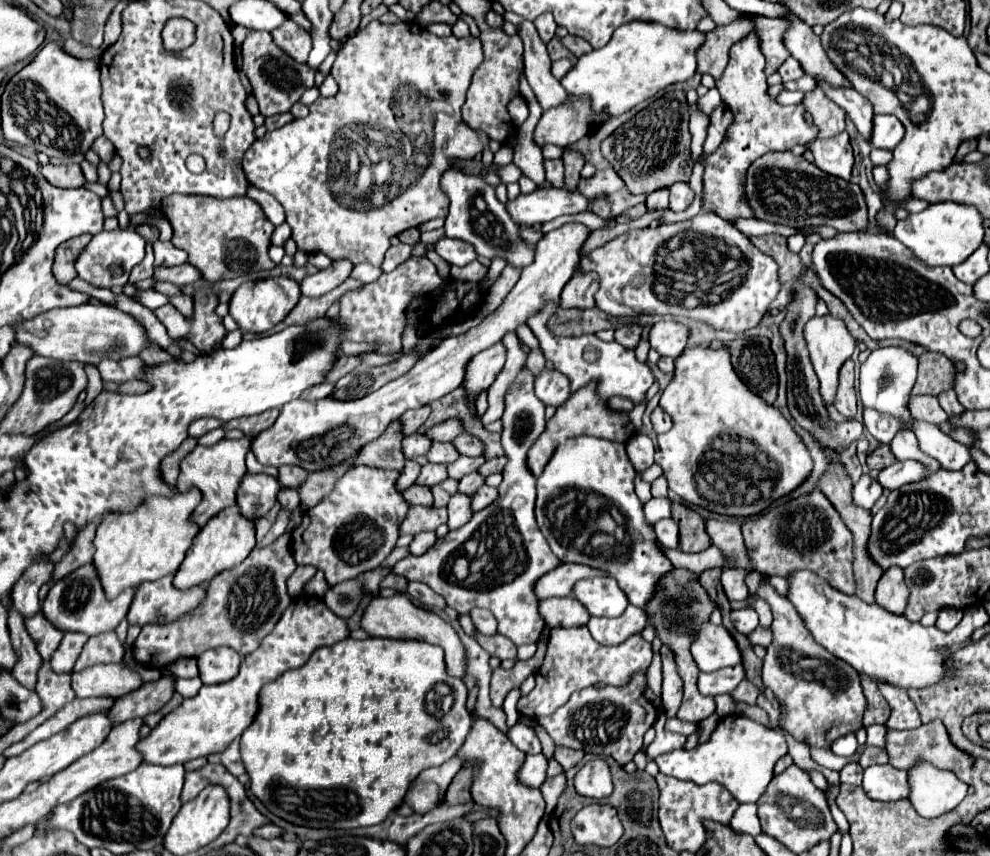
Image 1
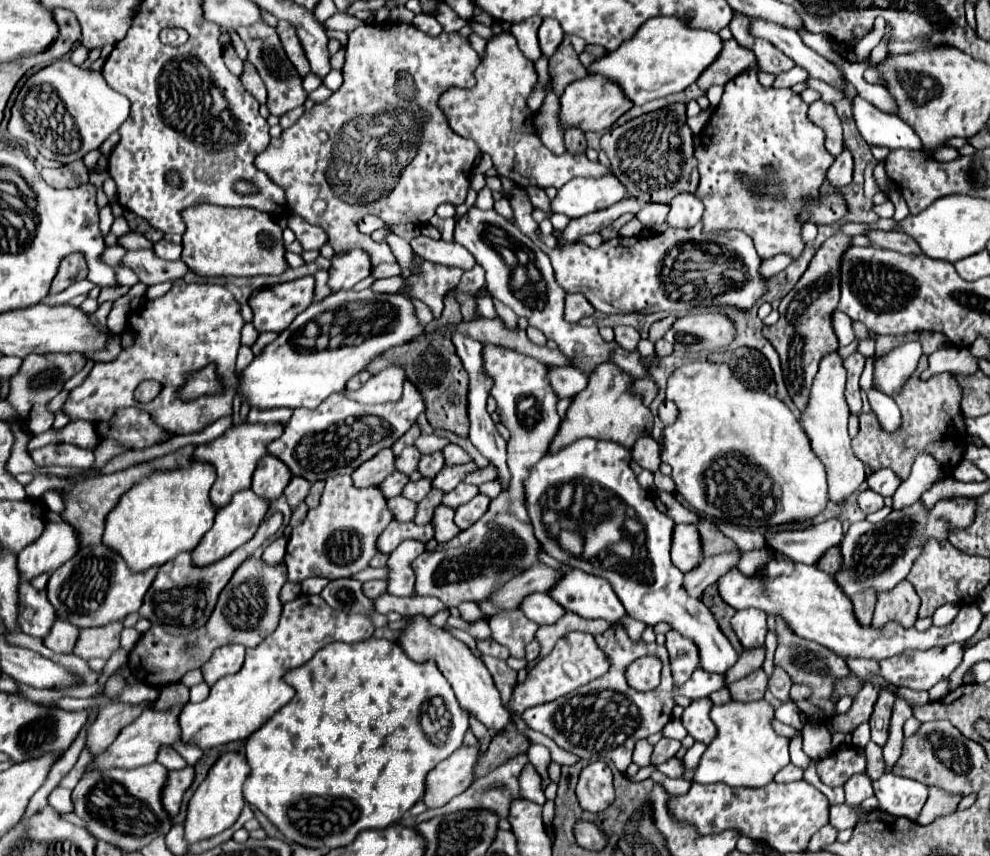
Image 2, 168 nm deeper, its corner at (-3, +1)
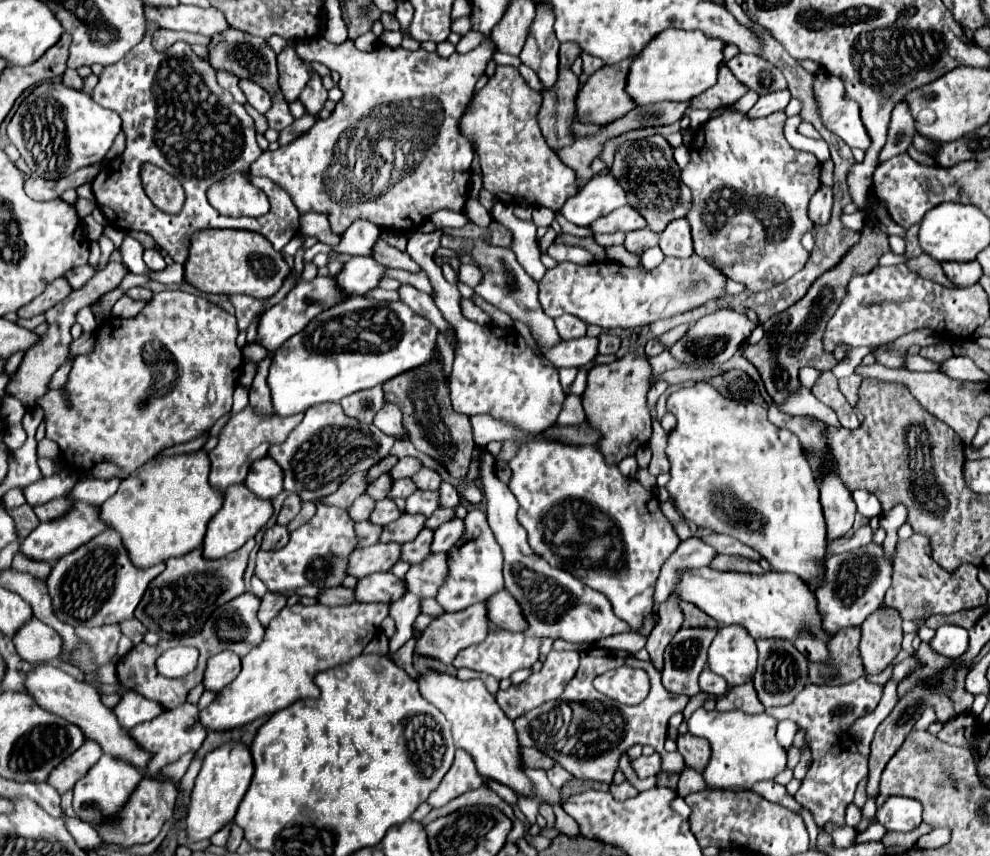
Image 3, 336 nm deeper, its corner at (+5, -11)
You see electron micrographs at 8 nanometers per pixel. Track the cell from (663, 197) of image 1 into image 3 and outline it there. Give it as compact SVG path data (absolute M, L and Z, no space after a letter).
M641 228L641 230L629 232L623 246L625 246L627 250L631 250L631 252L641 254L643 250L647 250L647 248L651 248L651 246L657 246L657 242L659 242L659 234L657 234L657 232L653 232L651 228Z

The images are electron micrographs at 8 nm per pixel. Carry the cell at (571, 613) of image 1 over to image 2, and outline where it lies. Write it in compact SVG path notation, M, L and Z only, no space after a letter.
M529 594L519 604L519 610L523 610L523 614L539 626L553 624L565 614L565 610L549 594Z

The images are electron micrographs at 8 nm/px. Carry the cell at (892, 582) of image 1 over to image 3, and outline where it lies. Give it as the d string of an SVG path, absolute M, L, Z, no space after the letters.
M883 606L875 610L871 616L867 616L867 620L861 624L863 638L859 650L865 670L869 674L881 672L887 664L893 662L893 658L901 650L901 622L903 620L899 616L899 610Z

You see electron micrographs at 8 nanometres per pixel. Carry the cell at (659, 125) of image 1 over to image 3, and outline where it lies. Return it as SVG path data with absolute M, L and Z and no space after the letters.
M661 134L617 146L609 174L627 192L627 204L635 208L655 232L663 232L671 220L687 216L691 208L691 192L681 180L681 170L673 158L671 144Z

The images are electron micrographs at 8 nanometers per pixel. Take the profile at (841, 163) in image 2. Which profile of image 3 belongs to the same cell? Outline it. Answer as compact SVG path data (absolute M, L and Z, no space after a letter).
M821 184L817 194L809 202L809 216L813 224L827 224L831 216L831 206L833 206L833 188Z

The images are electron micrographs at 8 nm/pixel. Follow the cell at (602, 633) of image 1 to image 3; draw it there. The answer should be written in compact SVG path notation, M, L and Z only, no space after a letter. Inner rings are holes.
M589 648L581 652L581 666L567 690L553 702L537 706L535 710L519 716L515 720L515 730L521 746L533 746L539 752L553 758L575 778L591 778L599 782L611 782L613 774L619 768L621 756L635 744L651 744L657 752L663 754L663 770L681 772L684 758L678 752L665 752L664 742L667 738L667 722L673 714L683 712L689 702L685 694L673 694L663 688L661 672L653 662L637 660L633 654L625 654L609 648ZM619 666L643 668L651 678L651 692L639 706L623 706L605 694L593 688L593 678L605 674L607 670Z

